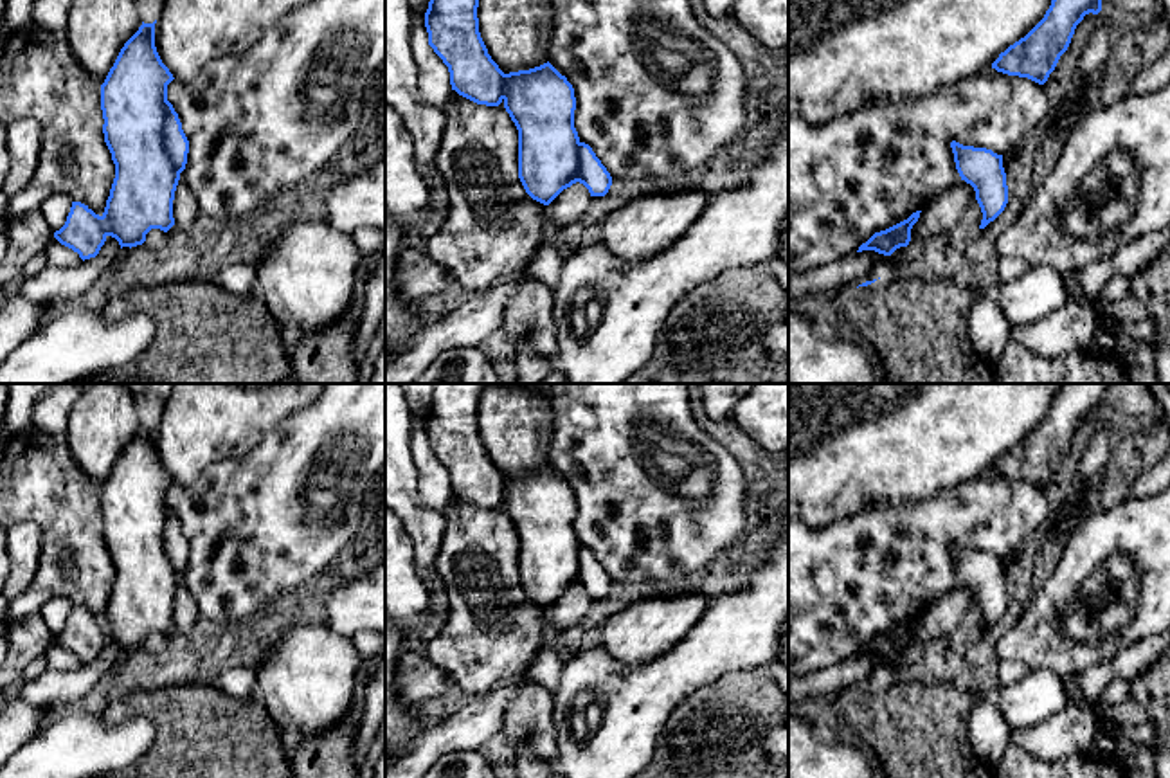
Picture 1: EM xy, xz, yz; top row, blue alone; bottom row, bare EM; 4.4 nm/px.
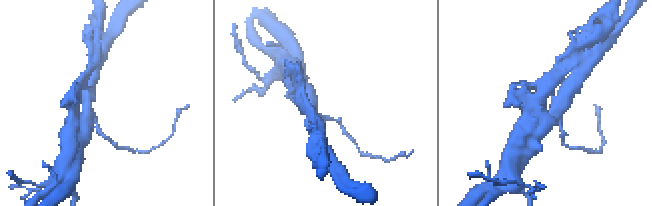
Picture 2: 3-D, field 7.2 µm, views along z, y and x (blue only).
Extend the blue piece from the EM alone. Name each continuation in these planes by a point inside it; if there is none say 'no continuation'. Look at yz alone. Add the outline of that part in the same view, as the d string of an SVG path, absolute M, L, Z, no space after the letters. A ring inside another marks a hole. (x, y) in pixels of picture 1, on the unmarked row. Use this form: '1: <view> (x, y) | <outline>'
no continuation

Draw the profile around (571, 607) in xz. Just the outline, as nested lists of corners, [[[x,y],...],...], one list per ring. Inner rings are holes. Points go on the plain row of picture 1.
[[[576,585],[571,591],[563,593],[549,609],[549,629],[554,634],[574,629],[587,616],[592,600],[589,593]]]

